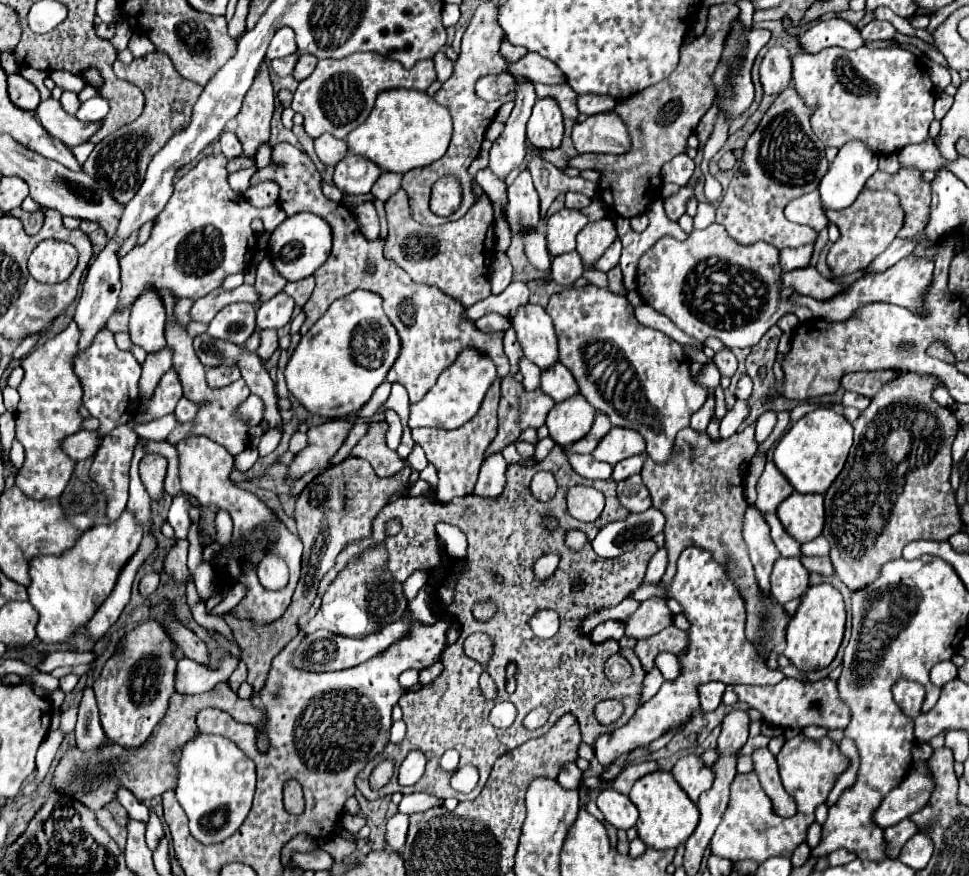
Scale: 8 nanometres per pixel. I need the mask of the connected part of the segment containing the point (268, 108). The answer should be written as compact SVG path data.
M262 61L250 91L244 97L244 105L236 115L238 129L236 135L244 145L244 155L254 155L260 143L268 141L270 119L274 111L274 93L272 81L268 75L268 65Z

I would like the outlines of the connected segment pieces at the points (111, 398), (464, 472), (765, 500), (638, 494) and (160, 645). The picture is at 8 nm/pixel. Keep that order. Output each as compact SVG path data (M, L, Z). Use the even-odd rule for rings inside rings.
M102 329L90 347L84 351L78 351L74 357L74 373L80 379L84 399L88 413L100 421L98 437L108 435L114 427L120 423L126 423L136 409L135 400L128 396L128 389L139 389L138 383L141 377L141 365L134 359L130 351L120 351L114 343L114 333L110 329Z
M500 381L488 389L488 397L482 403L482 409L474 419L470 419L464 429L443 430L437 428L413 429L412 437L416 443L422 445L426 457L430 463L434 463L438 471L438 487L436 487L436 499L440 502L447 503L460 495L470 495L474 491L476 479L480 465L484 461L484 453L490 447L490 443L496 437L498 429L498 399L500 399ZM478 467L478 469L476 469Z
M768 459L764 473L758 481L758 499L756 499L756 507L760 513L776 513L778 505L792 495L792 485L786 481L784 475L778 473L776 465Z
M632 475L618 483L618 501L630 513L642 513L650 507L650 493L644 487L640 475Z
M146 621L128 631L116 645L114 655L104 663L96 679L94 693L100 709L100 723L106 737L124 749L140 749L152 729L164 717L170 695L176 691L174 639L156 621Z

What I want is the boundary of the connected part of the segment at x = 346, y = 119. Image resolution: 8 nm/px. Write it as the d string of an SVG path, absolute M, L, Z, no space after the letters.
M354 53L340 61L320 59L314 73L298 85L292 109L304 115L304 129L310 137L316 139L322 133L330 133L336 139L344 139L352 129L366 121L380 91L398 87L426 91L434 79L436 71L430 59L416 63L412 69L404 69L400 63L380 53Z

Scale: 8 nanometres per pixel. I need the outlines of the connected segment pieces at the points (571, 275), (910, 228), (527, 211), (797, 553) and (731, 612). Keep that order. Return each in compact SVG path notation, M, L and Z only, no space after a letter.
M572 251L572 253L562 253L552 259L550 277L562 287L570 287L578 277L582 277L582 271L584 271L582 259L576 251Z
M900 169L896 175L888 175L876 171L864 185L870 191L888 189L898 195L900 207L906 211L902 237L920 235L928 221L928 205L930 205L930 189L928 183L922 181L920 173Z
M528 169L520 171L516 181L508 187L508 211L510 229L514 235L520 233L520 225L538 225L540 221L540 200Z
M764 515L764 519L768 521L770 525L770 537L774 541L774 545L778 547L780 555L782 557L802 557L802 551L800 551L800 543L794 541L782 527L782 523L778 521L776 515Z
M688 547L678 557L678 571L668 589L668 597L676 599L682 605L682 613L688 619L688 645L678 655L680 673L674 681L664 681L660 691L646 701L634 717L614 733L598 737L598 761L608 761L612 765L620 755L630 753L632 749L646 747L654 739L666 735L670 729L680 729L686 725L692 715L700 711L698 687L710 681L746 681L754 685L772 685L784 677L780 669L770 669L768 663L758 655L752 643L744 635L744 603L740 593L728 577L724 577L724 569L720 563L712 559L712 555L698 547Z

